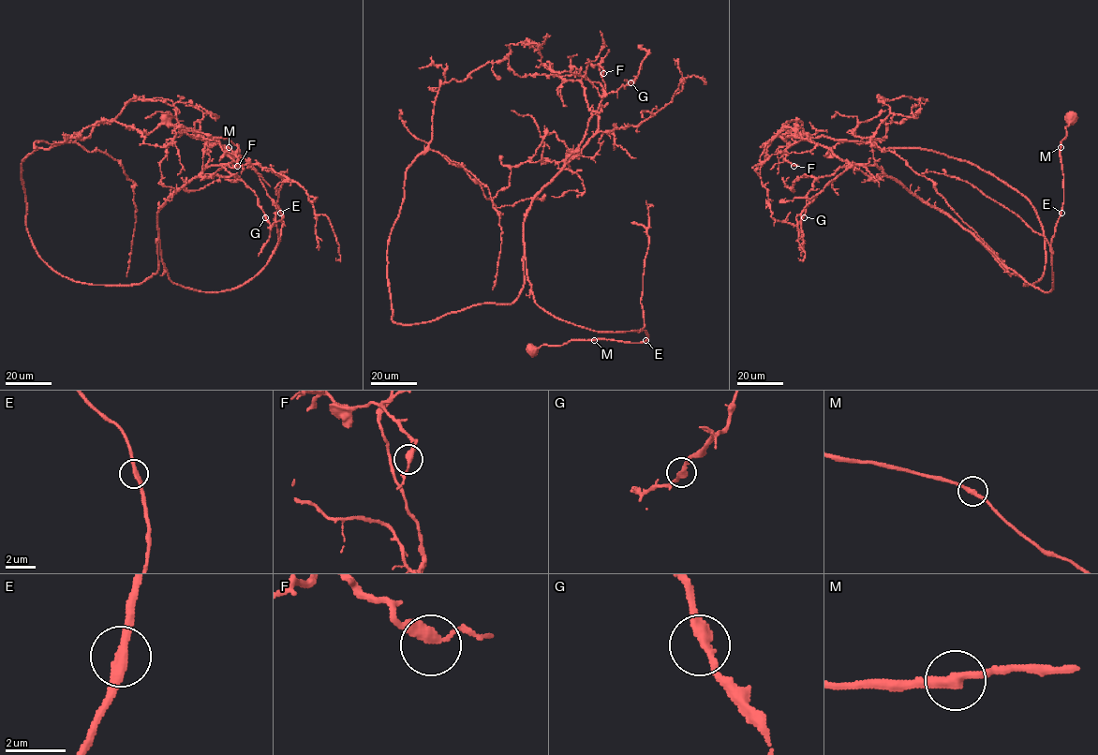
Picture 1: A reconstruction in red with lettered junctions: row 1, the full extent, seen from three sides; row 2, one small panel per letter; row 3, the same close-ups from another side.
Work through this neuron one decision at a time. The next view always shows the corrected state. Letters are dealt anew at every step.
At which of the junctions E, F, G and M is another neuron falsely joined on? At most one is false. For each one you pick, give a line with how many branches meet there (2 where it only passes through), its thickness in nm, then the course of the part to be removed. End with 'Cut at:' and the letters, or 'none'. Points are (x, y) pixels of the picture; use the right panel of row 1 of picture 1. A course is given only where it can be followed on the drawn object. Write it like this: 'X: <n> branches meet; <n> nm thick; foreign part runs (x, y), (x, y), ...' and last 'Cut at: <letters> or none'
M: 2 branches meet; 300 nm thick; foreign part runs (1060, 147), (1069, 124), (1067, 116), (1072, 113)
Cut at: M

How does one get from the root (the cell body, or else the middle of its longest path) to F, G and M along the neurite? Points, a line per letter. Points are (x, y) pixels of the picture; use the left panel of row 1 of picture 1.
F: (165, 117), (244, 158), (282, 220), (243, 285), (174, 284), (158, 211), (232, 161), (215, 140), (237, 166)
G: (165, 117), (244, 158), (282, 220), (243, 285), (169, 278), (157, 213), (185, 184), (224, 167), (265, 217)
M: (165, 117), (188, 134), (229, 147)

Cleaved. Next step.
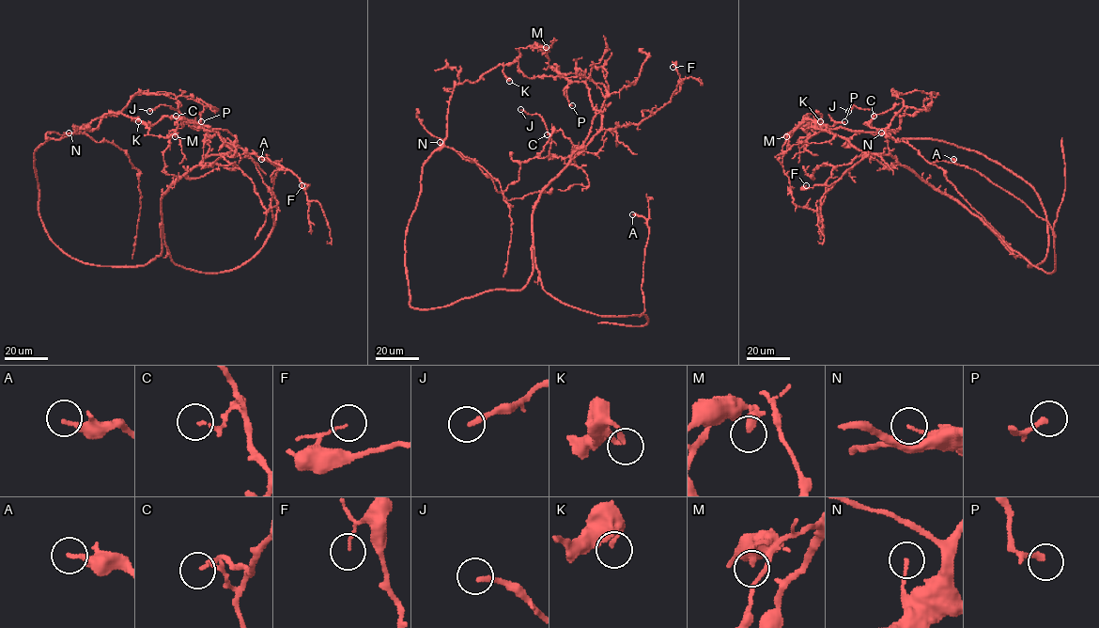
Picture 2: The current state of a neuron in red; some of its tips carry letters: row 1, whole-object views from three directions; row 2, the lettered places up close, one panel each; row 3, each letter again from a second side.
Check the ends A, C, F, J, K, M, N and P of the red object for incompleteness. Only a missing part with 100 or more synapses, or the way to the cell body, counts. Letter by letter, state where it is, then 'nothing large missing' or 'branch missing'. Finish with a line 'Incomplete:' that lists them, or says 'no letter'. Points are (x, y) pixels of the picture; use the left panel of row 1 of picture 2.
A: place (261, 159); nothing large missing
C: place (176, 116); nothing large missing
F: place (301, 185); nothing large missing
J: place (149, 111); nothing large missing
K: place (138, 121); nothing large missing
M: place (175, 136); nothing large missing
N: place (69, 133); nothing large missing
P: place (201, 121); nothing large missing
Incomplete: no letter

